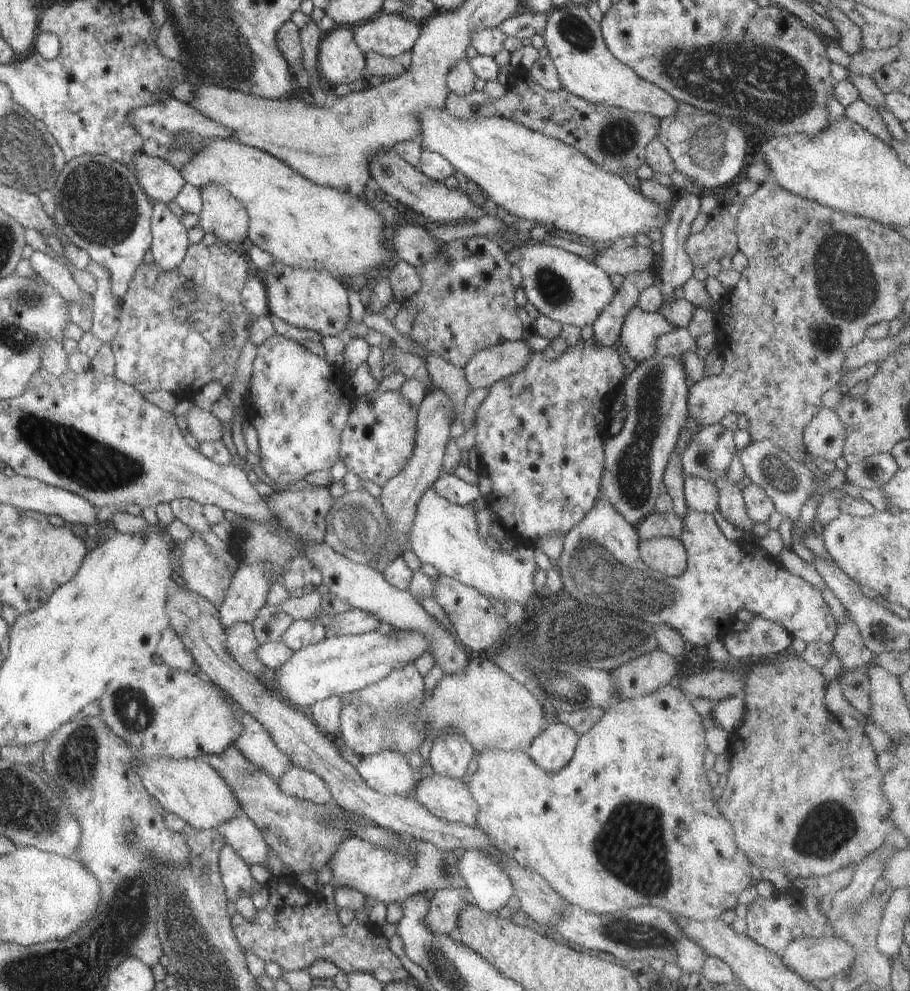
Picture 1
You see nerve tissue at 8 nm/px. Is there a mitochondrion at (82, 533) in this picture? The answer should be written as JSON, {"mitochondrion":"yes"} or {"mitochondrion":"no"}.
{"mitochondrion":"no"}

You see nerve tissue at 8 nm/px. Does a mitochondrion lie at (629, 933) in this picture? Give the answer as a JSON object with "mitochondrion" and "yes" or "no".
{"mitochondrion":"yes"}

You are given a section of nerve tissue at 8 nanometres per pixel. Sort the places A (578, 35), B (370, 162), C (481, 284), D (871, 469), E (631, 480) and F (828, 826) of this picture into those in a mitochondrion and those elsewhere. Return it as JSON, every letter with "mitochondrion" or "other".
{"A":"mitochondrion","B":"other","C":"other","D":"other","E":"mitochondrion","F":"mitochondrion"}

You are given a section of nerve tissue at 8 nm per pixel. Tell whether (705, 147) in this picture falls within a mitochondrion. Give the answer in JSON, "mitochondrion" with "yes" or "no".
{"mitochondrion":"yes"}

